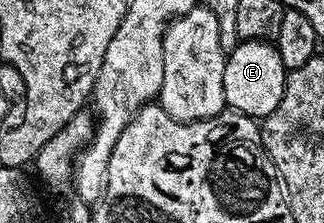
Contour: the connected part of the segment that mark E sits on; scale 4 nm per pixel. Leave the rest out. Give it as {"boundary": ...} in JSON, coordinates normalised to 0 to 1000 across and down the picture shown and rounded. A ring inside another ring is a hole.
{"boundary":[[[731,188],[719,224],[701,229],[691,269],[685,395],[698,395],[694,480],[775,529],[809,538],[858,484],[877,426],[889,336],[840,188]]]}

